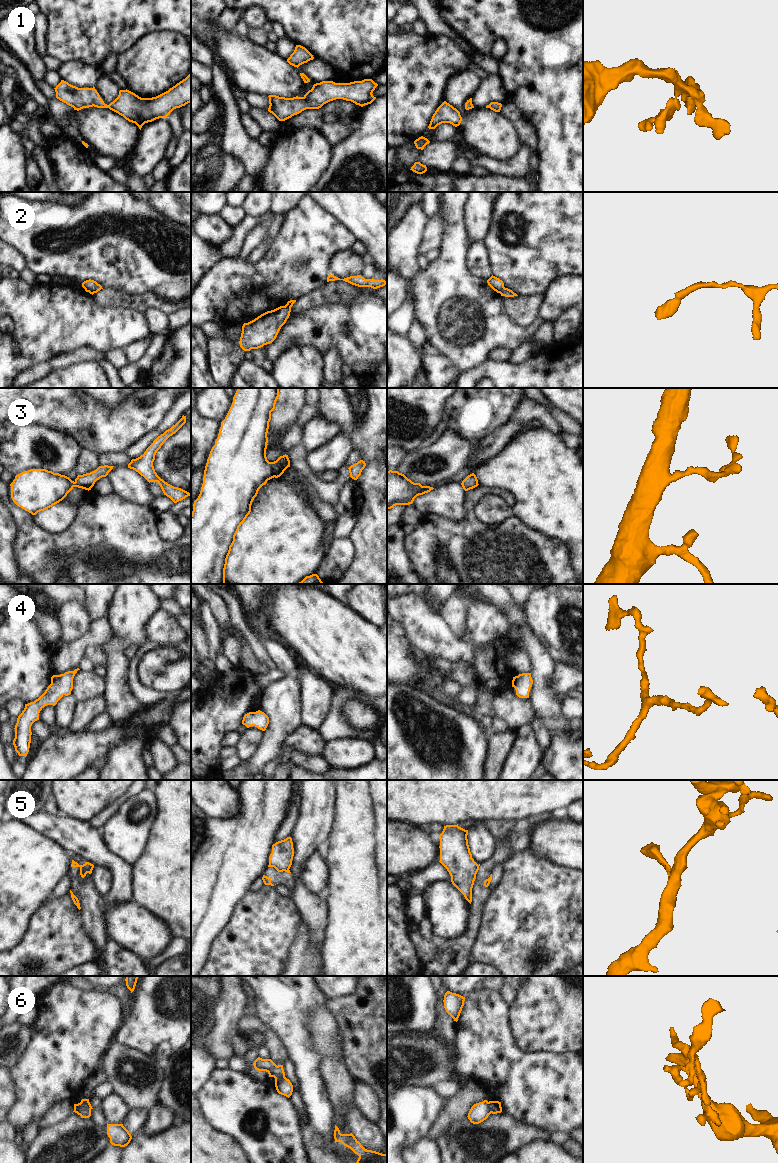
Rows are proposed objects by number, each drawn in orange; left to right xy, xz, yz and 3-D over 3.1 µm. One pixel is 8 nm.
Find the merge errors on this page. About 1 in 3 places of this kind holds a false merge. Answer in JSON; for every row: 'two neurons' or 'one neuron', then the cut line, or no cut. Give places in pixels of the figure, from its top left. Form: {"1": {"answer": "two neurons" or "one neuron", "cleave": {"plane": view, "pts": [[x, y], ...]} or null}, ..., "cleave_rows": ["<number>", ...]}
{"1": {"answer": "one neuron", "cleave": null}, "2": {"answer": "two neurons", "cleave": {"plane": "yz", "pts": [[504, 287], [500, 293]]}}, "3": {"answer": "one neuron", "cleave": null}, "4": {"answer": "one neuron", "cleave": null}, "5": {"answer": "two neurons", "cleave": {"plane": "xz", "pts": [[288, 868], [277, 870]]}}, "6": {"answer": "two neurons", "cleave": {"plane": "xy", "pts": [[77, 1104], [80, 1107], [85, 1103], [91, 1108]]}}, "cleave_rows": ["2", "5", "6"]}

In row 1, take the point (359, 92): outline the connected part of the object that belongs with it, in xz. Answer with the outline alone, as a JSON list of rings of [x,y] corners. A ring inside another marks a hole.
[[[372,79],[350,83],[322,81],[314,84],[303,97],[285,98],[269,95],[268,111],[279,121],[285,121],[306,109],[319,109],[324,104],[336,99],[351,101],[363,107],[376,99],[372,93],[377,86],[378,84]]]

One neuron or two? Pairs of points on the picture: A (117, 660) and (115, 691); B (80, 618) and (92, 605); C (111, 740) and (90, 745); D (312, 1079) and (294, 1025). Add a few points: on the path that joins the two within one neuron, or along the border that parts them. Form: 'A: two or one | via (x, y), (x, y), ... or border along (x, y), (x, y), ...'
A: one | via (117, 668), (116, 683)
B: two | border along (83, 605), (92, 620)
C: one | via (106, 740), (95, 744)
D: one | via (307, 1066), (307, 1058), (297, 1038)

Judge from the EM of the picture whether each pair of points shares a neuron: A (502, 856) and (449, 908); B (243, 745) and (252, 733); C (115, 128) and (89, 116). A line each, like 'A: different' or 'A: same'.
A: different
B: same
C: same

